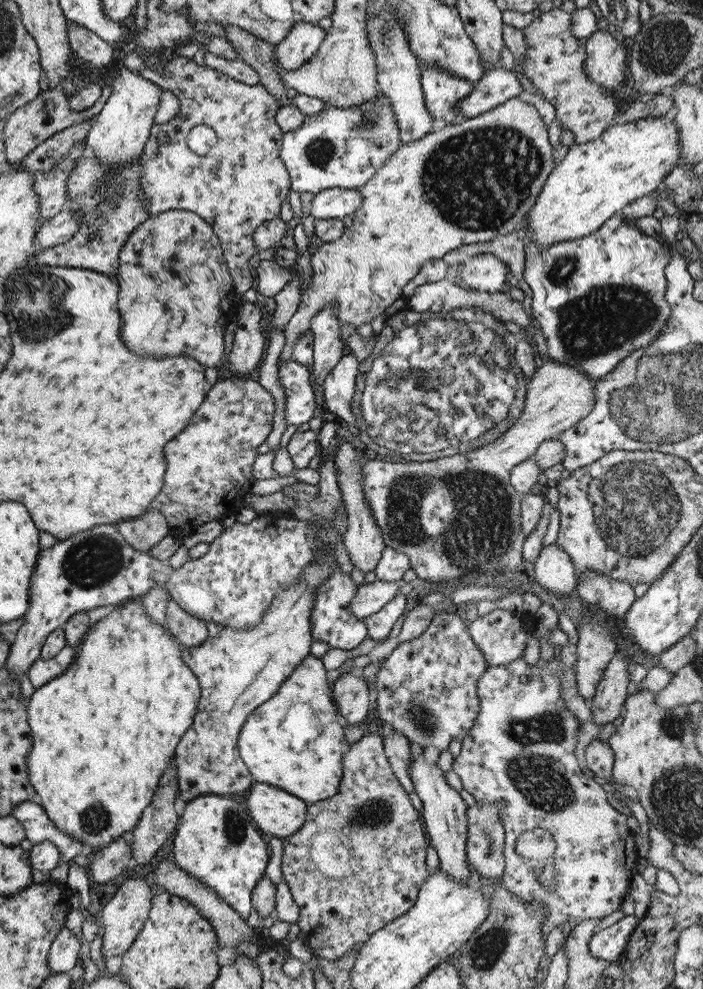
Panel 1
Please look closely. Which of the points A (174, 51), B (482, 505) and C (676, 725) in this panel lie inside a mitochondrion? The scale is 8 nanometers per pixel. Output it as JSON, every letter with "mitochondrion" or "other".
{"A":"other","B":"mitochondrion","C":"mitochondrion"}

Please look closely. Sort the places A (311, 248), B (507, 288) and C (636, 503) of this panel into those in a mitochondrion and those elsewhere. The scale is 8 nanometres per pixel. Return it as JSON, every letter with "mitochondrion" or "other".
{"A":"other","B":"other","C":"mitochondrion"}

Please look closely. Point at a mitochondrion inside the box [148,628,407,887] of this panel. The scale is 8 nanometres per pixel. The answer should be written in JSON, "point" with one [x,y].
{"point":[376,814]}

